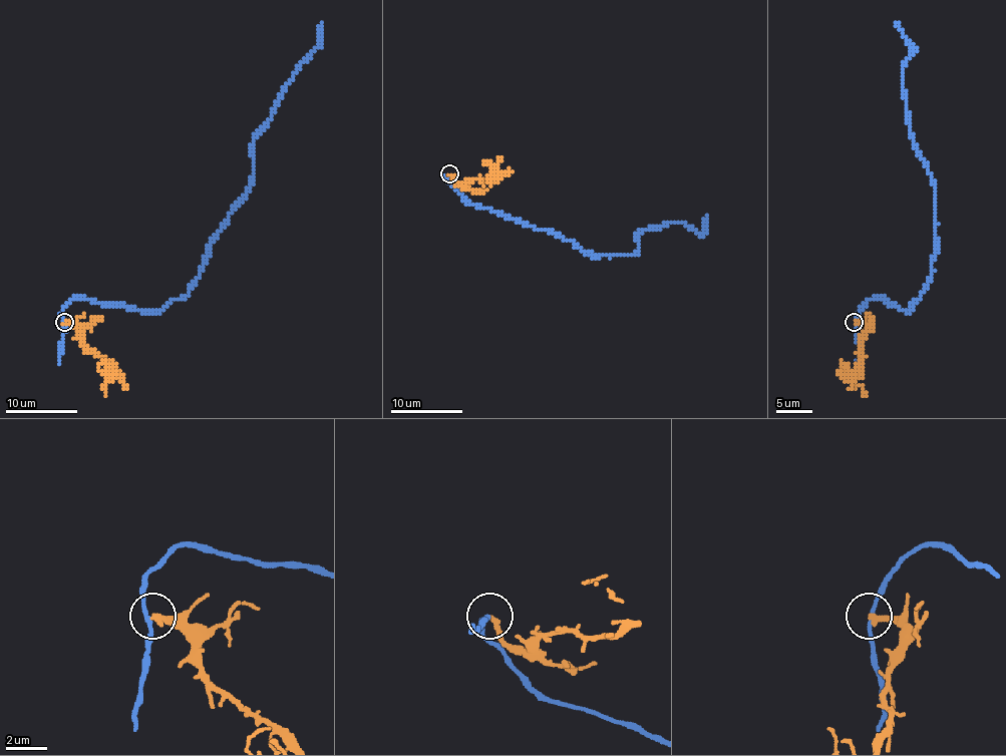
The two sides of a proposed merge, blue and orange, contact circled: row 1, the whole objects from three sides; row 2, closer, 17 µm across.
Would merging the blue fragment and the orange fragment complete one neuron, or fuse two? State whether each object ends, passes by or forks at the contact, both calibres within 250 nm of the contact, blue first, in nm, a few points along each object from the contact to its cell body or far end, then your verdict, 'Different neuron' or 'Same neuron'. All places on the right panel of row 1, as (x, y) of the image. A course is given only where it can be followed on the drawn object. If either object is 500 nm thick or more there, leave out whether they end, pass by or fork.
At the ring blue passes by. At the ring orange ends. Thickness 180 nm (blue) against 280 nm. Course of blue: (855, 323), (873, 298), (910, 311), (936, 252), (936, 198), (909, 125), (901, 66), (914, 46), (896, 21). Course of orange: (855, 321), (866, 327), (866, 338), (860, 347), (862, 361), (855, 372), (846, 377), (841, 361). Different neuron

